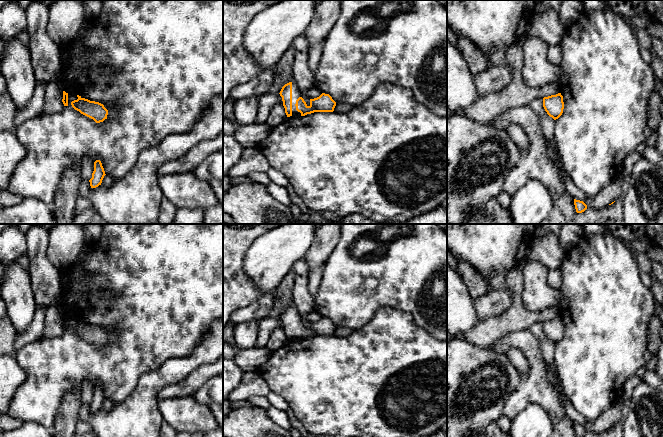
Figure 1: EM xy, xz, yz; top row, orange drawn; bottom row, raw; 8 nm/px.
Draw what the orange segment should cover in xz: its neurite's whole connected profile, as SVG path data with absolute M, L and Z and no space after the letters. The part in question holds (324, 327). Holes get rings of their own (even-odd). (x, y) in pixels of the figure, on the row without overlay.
M295 306L285 308L281 315L283 330L287 341L299 341L314 336L333 336L336 326L329 318L322 317L319 321L310 323L308 330L297 312Z

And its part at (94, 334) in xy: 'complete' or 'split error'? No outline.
split error

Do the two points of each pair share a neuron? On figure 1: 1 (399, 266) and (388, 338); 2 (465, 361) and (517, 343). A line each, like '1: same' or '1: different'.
1: different
2: different

